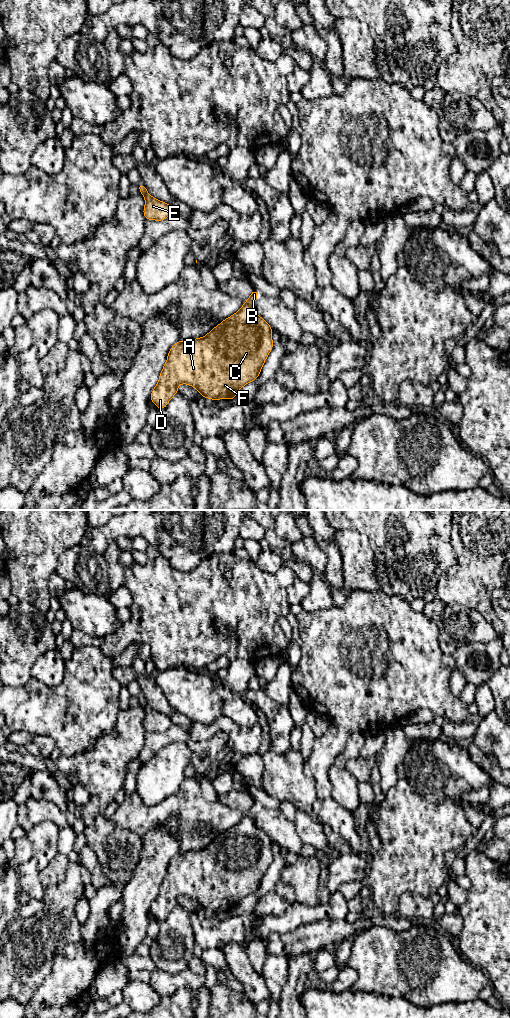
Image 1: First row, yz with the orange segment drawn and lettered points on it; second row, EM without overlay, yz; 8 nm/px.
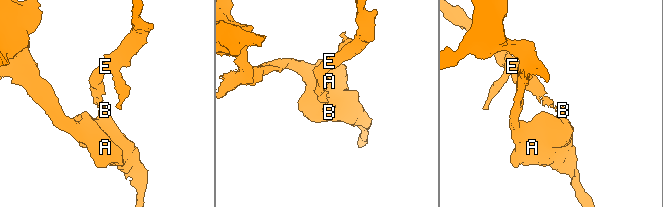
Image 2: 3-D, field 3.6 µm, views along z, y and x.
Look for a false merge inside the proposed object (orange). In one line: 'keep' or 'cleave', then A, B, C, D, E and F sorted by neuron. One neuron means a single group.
cleave; groups A C D F / B E

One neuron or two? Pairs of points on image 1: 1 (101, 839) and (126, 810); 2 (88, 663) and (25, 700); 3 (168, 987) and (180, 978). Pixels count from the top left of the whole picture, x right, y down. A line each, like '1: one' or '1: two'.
1: two
2: one
3: one

